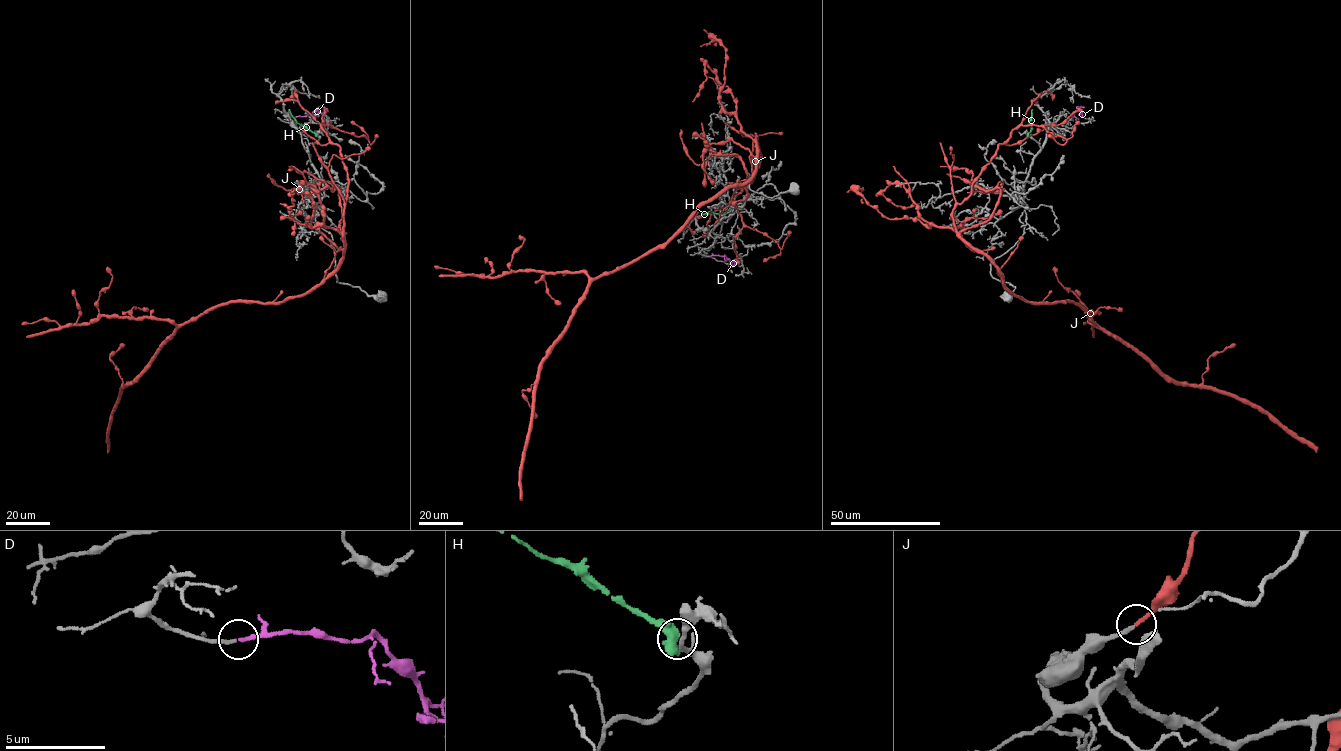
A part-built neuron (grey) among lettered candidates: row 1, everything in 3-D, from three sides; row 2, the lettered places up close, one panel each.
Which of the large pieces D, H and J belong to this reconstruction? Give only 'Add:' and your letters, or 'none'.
Add: D

